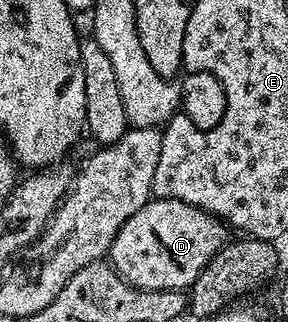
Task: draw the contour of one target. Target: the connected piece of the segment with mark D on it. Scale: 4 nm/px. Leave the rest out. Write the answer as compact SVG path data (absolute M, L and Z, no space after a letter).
M154 198L127 220L120 232L116 232L108 261L125 282L138 290L185 291L196 276L200 276L204 264L226 245L226 233L226 223L199 206L171 198Z

